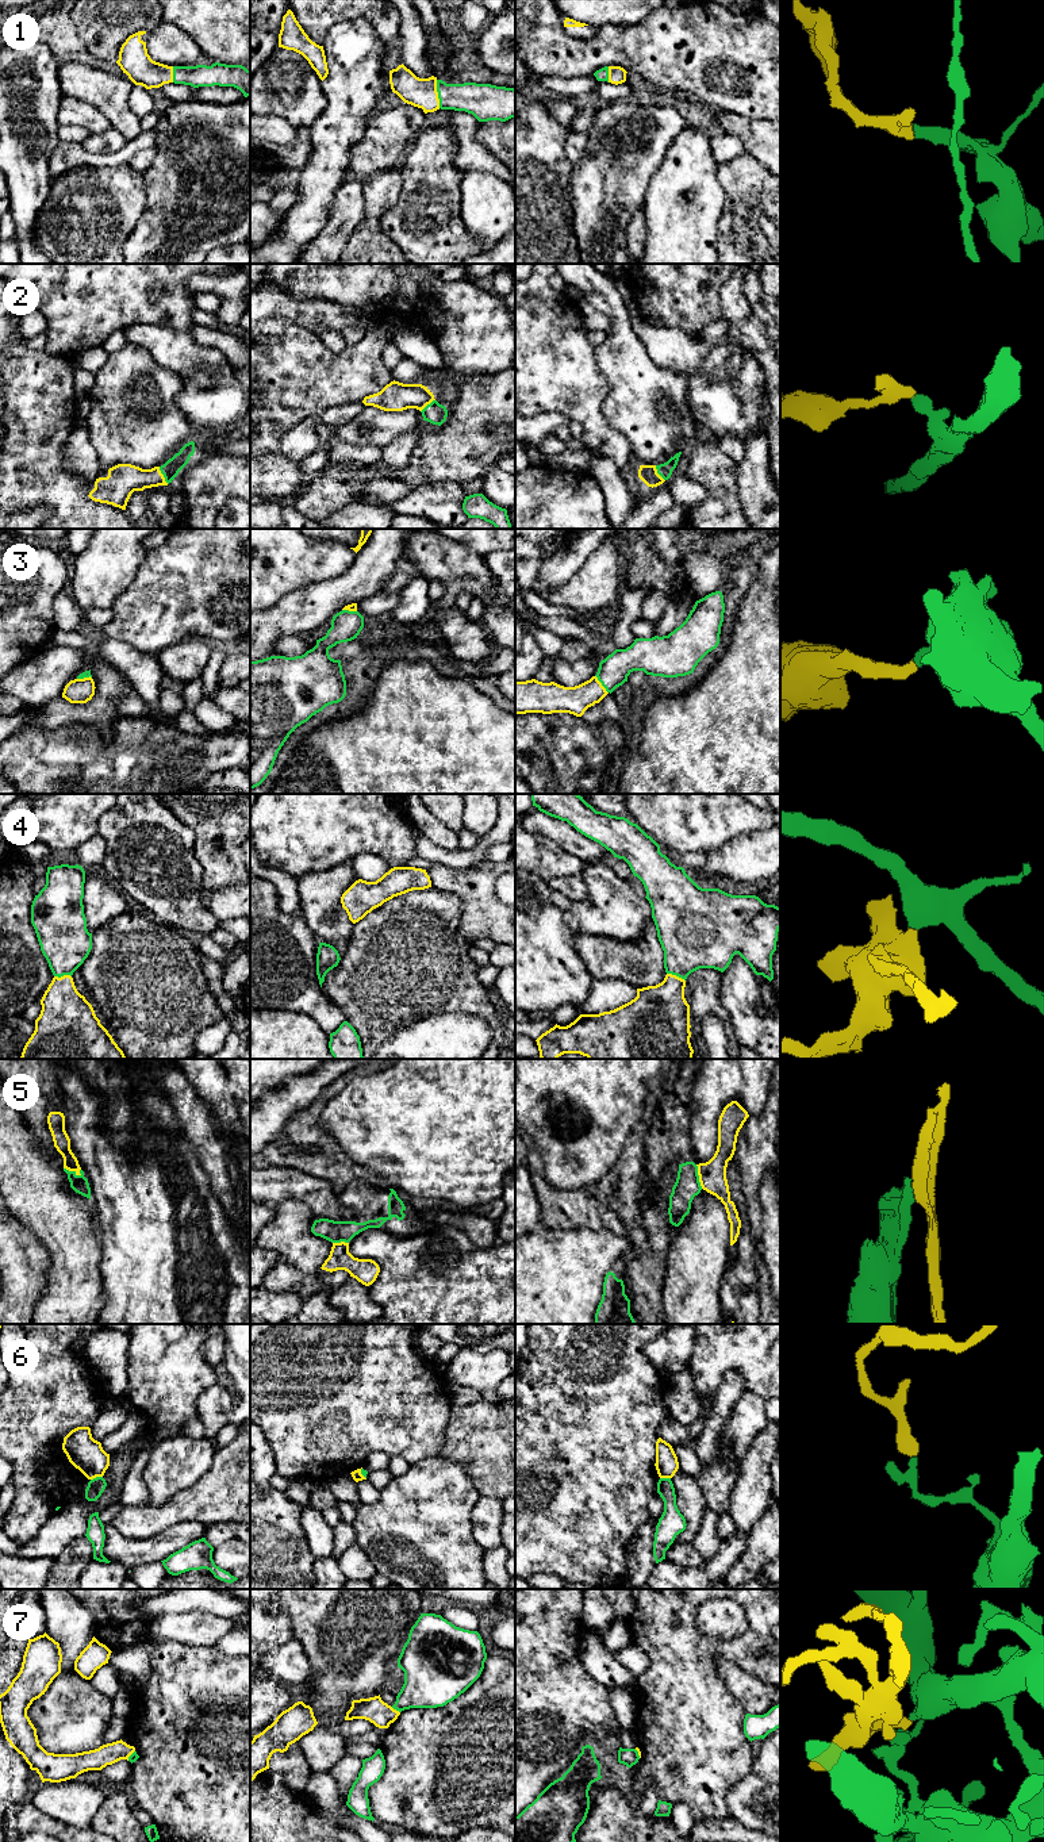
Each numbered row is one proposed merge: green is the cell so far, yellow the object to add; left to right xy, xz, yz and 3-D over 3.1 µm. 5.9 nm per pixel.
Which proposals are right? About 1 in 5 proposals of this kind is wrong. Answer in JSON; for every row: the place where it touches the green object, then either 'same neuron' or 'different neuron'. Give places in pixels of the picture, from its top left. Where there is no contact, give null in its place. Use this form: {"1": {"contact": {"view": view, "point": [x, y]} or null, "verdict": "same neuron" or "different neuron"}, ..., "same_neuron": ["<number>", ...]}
{"1": {"contact": {"view": "xz", "point": [438, 93]}, "verdict": "same neuron"}, "2": {"contact": {"view": "xy", "point": [162, 474]}, "verdict": "same neuron"}, "3": {"contact": {"view": "yz", "point": [602, 685]}, "verdict": "same neuron"}, "4": {"contact": {"view": "yz", "point": [676, 975]}, "verdict": "same neuron"}, "5": {"contact": {"view": "xy", "point": [73, 1171]}, "verdict": "different neuron"}, "6": {"contact": {"view": "xy", "point": [96, 1477]}, "verdict": "different neuron"}, "7": {"contact": {"view": "xz", "point": [395, 1708]}, "verdict": "same neuron"}, "same_neuron": ["1", "2", "3", "4", "7"]}

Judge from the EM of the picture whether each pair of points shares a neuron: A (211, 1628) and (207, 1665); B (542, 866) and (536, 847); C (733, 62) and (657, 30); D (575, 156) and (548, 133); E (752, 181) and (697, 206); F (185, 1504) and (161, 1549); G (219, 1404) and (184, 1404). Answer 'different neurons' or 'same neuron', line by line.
A: different neurons
B: same neuron
C: same neuron
D: different neurons
E: different neurons
F: different neurons
G: different neurons

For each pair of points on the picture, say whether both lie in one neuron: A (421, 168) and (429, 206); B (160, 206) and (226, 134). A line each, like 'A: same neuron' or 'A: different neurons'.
A: same neuron
B: same neuron

